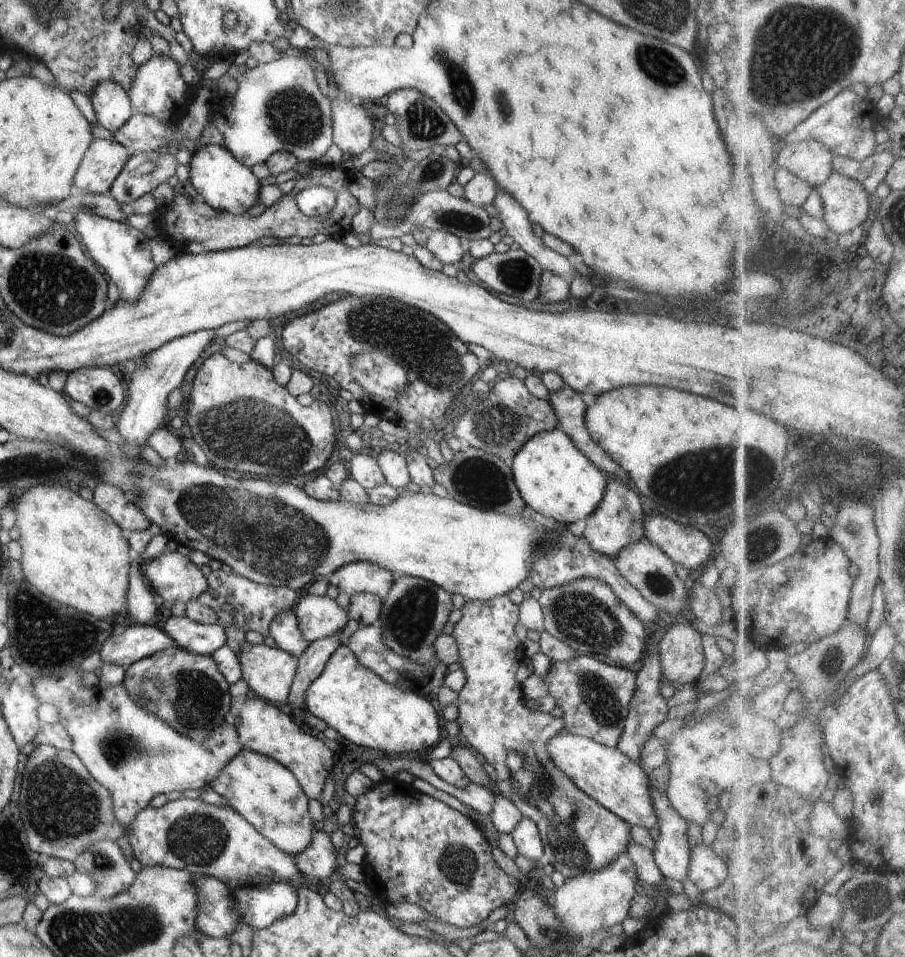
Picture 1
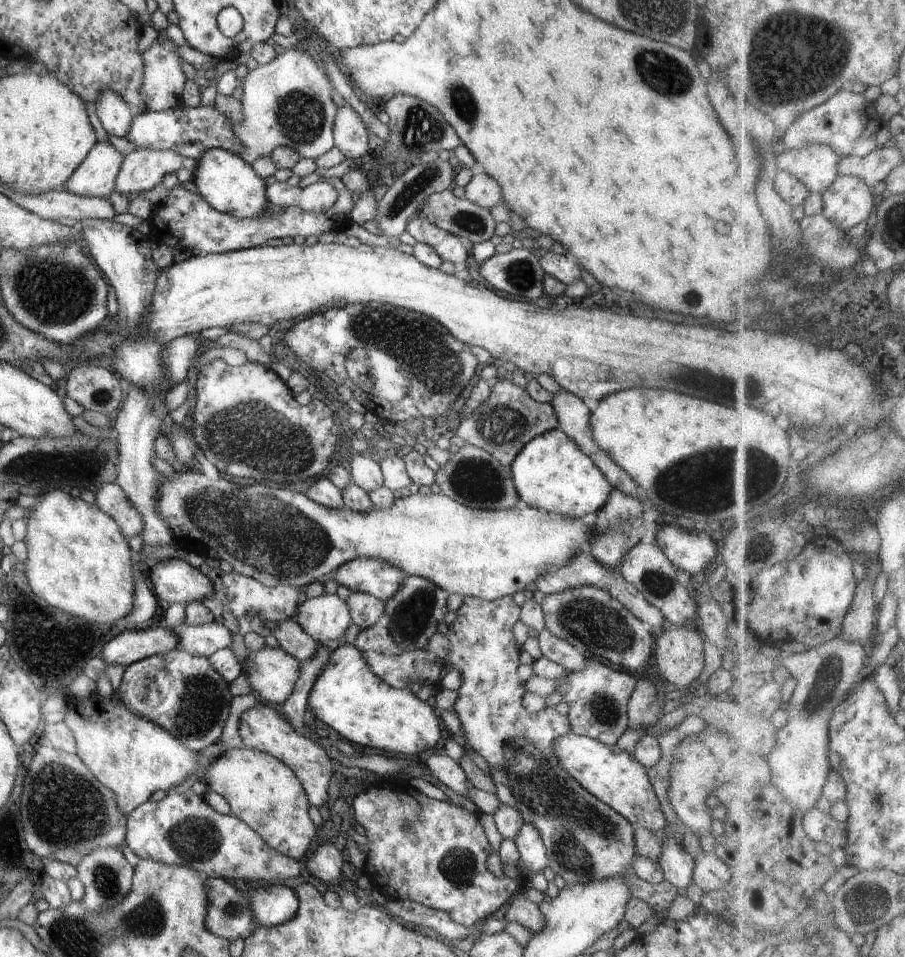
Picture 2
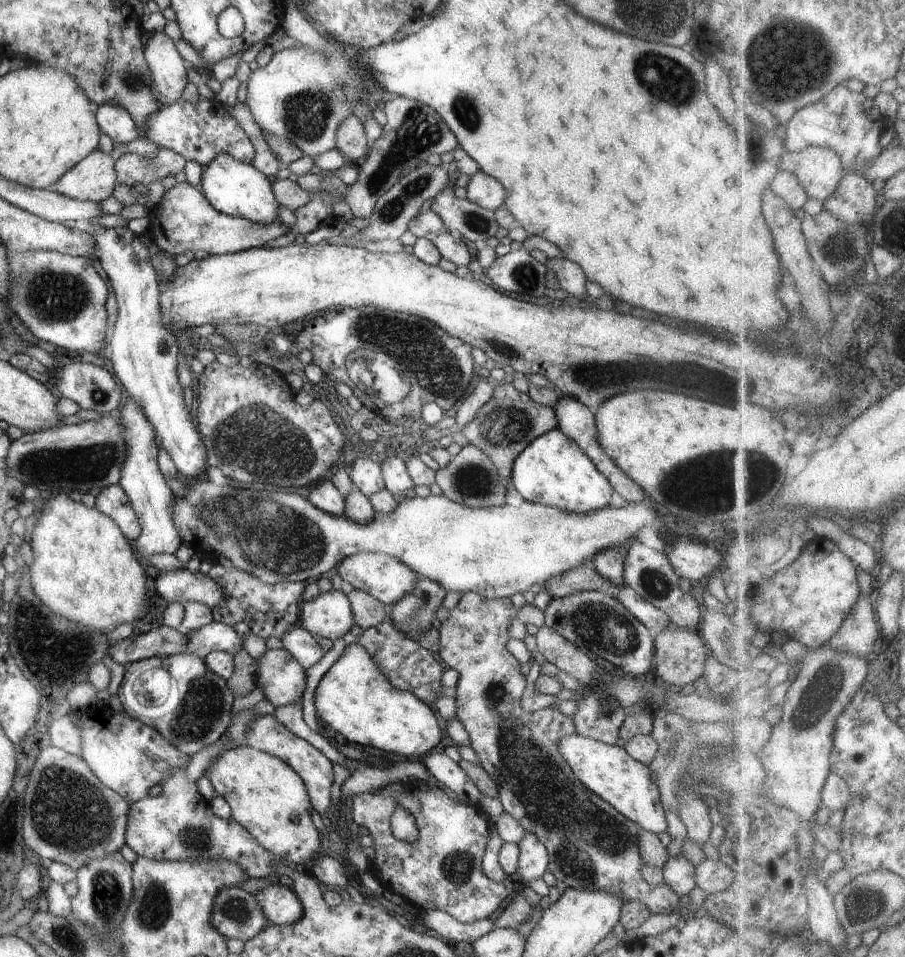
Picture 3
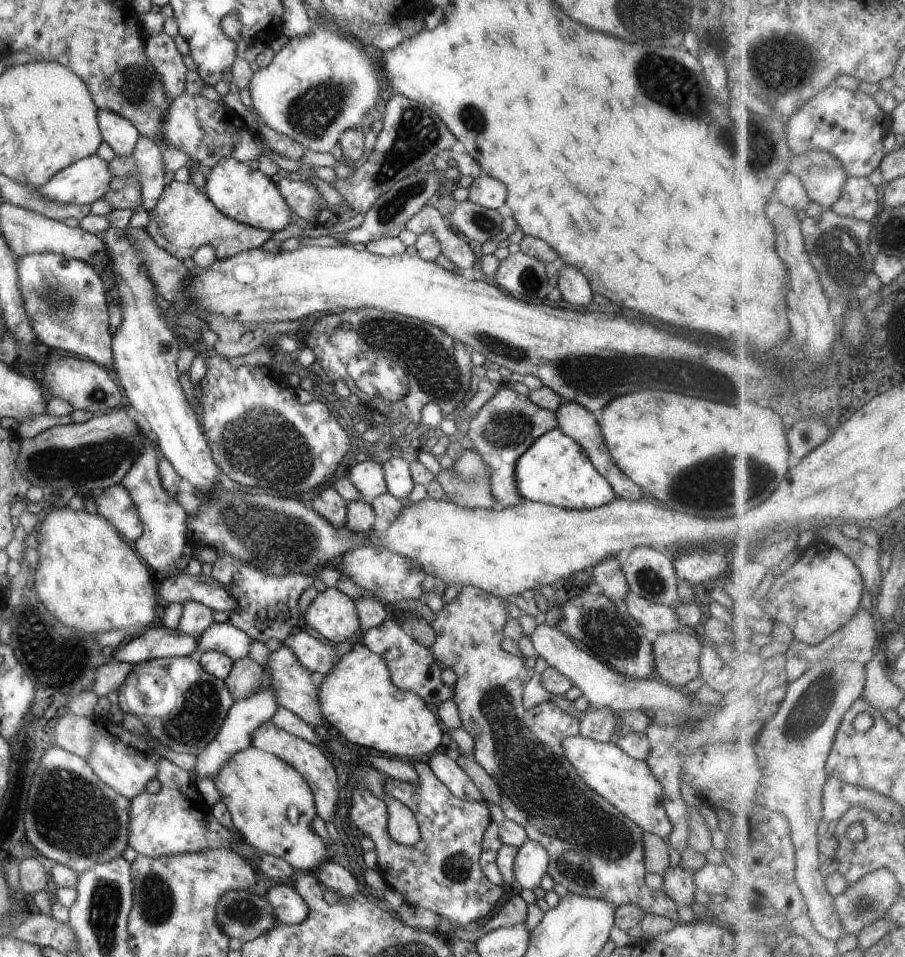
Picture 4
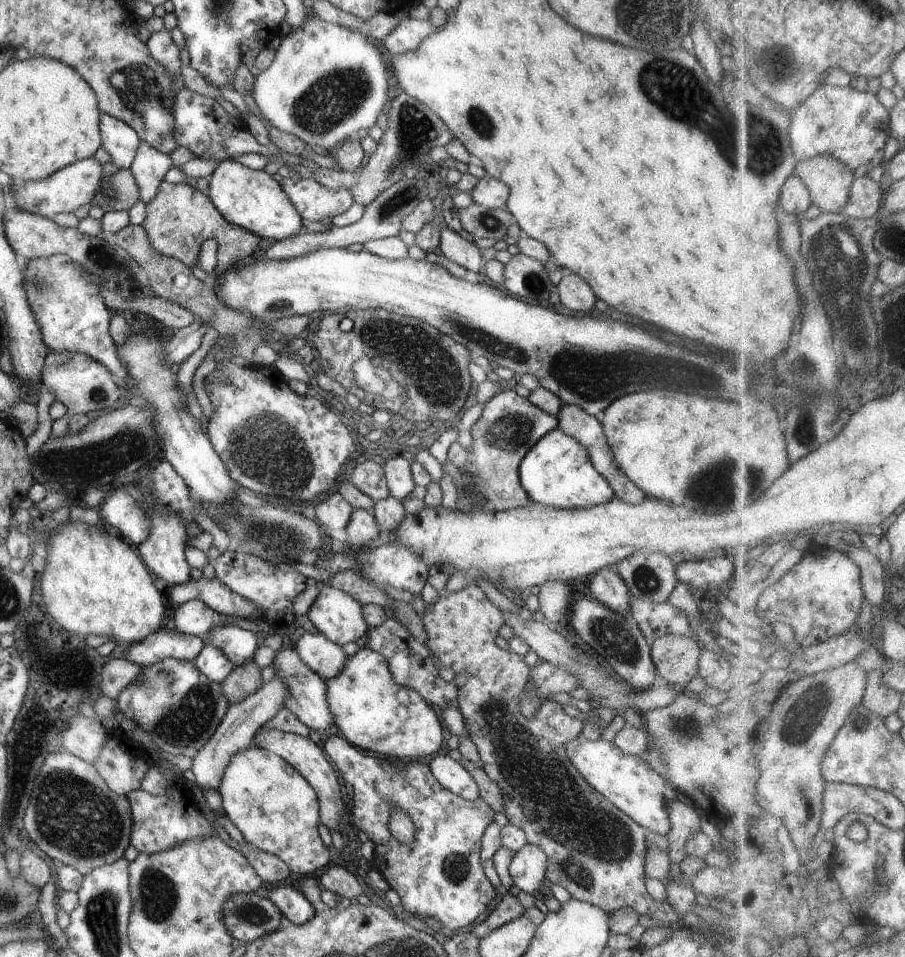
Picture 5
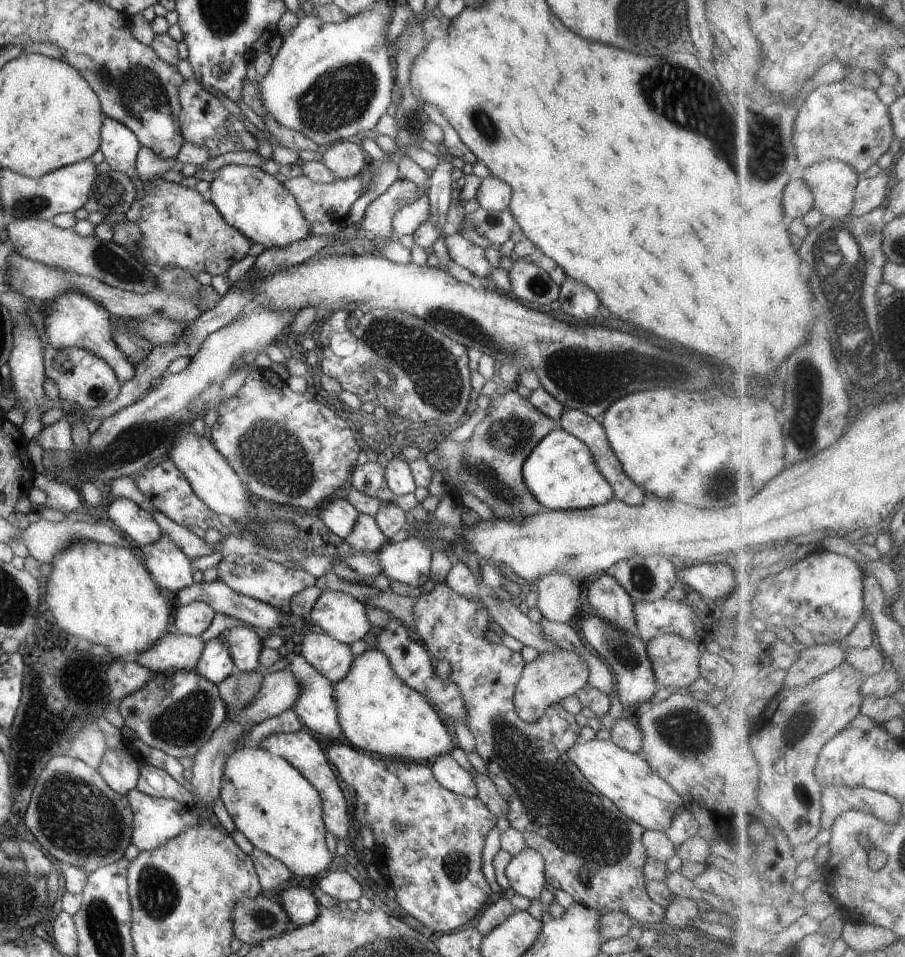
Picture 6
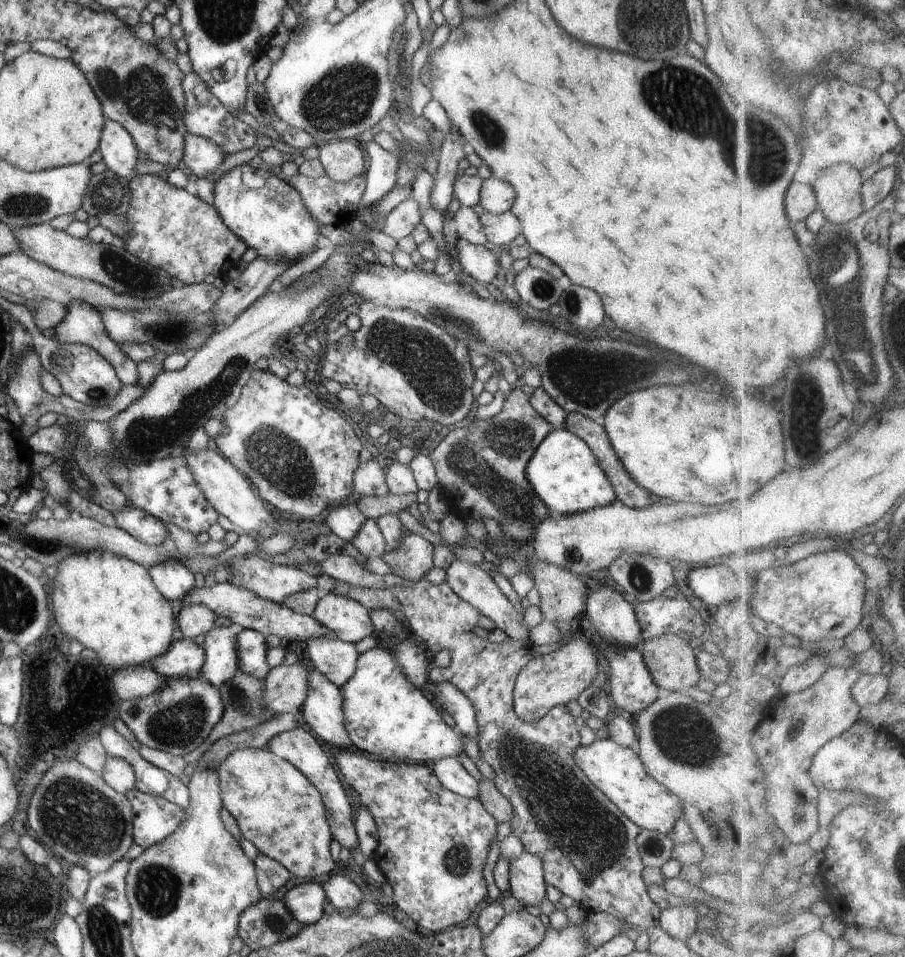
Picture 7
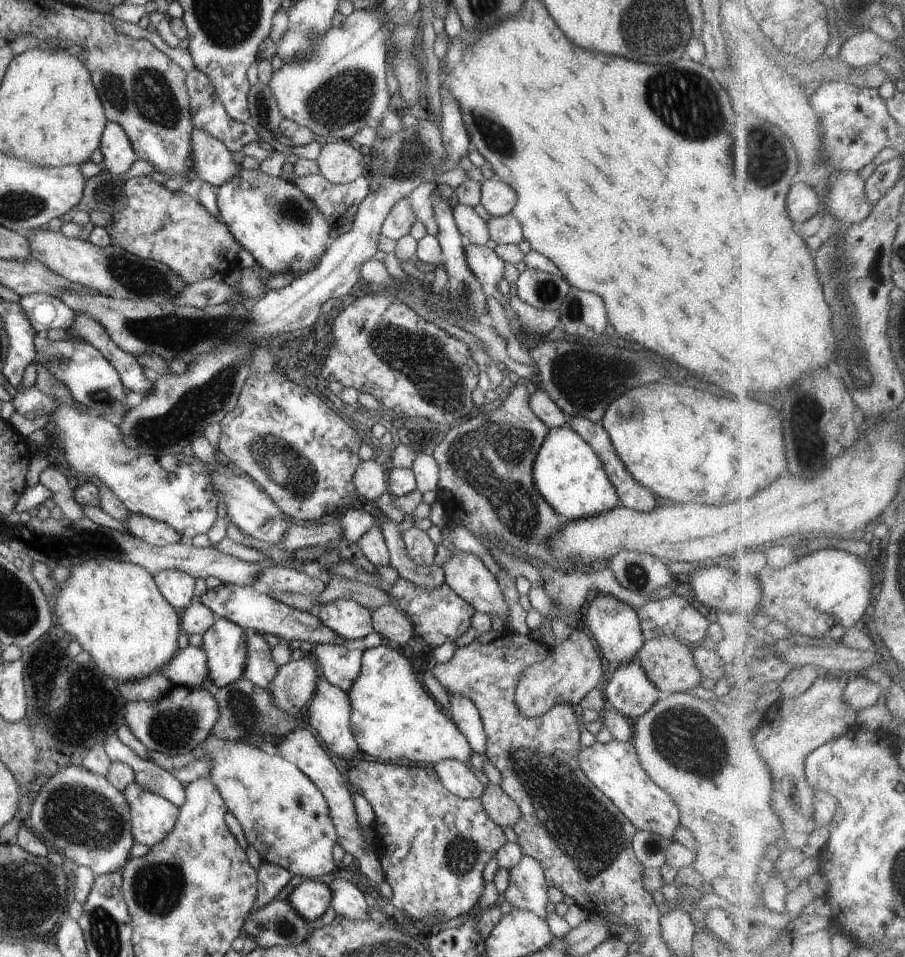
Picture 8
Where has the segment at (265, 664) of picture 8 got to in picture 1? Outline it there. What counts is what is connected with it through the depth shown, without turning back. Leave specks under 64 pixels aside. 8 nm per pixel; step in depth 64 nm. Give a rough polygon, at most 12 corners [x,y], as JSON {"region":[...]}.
{"region":[[172,615],[160,629],[178,647],[211,655],[227,644],[219,624]]}

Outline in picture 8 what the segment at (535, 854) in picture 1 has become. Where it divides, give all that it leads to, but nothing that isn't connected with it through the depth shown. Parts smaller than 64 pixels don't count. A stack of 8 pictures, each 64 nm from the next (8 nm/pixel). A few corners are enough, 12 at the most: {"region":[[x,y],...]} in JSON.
{"region":[[524,855],[509,870],[502,900],[546,918],[542,865]]}

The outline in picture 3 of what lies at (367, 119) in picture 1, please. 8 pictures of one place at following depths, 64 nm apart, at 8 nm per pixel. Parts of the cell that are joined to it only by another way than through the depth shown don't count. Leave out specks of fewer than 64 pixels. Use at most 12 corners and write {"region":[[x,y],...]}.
{"region":[[356,115],[336,131],[336,148],[350,162],[369,153],[365,126]]}

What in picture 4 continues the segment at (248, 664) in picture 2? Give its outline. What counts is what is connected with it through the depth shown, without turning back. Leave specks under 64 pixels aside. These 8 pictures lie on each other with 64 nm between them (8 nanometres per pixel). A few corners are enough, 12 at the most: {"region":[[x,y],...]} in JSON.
{"region":[[285,646],[265,674],[278,706],[322,724],[322,673],[306,670]]}

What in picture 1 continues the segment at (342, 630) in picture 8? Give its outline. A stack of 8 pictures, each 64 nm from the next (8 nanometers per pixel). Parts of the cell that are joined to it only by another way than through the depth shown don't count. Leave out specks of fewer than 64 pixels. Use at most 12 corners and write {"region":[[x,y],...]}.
{"region":[[302,592],[293,611],[309,643],[344,630],[347,610]]}

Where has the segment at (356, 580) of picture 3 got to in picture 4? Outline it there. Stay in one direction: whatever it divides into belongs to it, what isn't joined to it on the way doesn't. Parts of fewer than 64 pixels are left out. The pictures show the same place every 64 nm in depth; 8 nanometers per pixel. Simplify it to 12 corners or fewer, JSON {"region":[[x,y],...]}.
{"region":[[382,547],[340,557],[341,573],[387,606],[419,600],[425,570]]}

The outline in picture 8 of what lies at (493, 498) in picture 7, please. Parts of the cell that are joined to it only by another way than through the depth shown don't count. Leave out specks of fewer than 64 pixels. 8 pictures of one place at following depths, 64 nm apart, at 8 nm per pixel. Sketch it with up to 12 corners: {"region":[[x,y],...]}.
{"region":[[524,385],[432,456],[450,519],[559,569],[534,486],[549,428]]}

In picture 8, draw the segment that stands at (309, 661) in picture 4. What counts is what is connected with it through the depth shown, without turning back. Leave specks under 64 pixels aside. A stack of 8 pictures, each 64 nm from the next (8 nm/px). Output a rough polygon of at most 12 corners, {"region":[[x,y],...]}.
{"region":[[362,639],[313,645],[320,676],[348,692],[361,673]]}

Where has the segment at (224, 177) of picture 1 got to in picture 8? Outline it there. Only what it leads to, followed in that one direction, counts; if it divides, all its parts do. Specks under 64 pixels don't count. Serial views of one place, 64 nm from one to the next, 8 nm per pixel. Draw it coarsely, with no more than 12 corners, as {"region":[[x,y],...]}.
{"region":[[242,169],[220,220],[272,275],[304,274],[334,227],[291,179]]}

